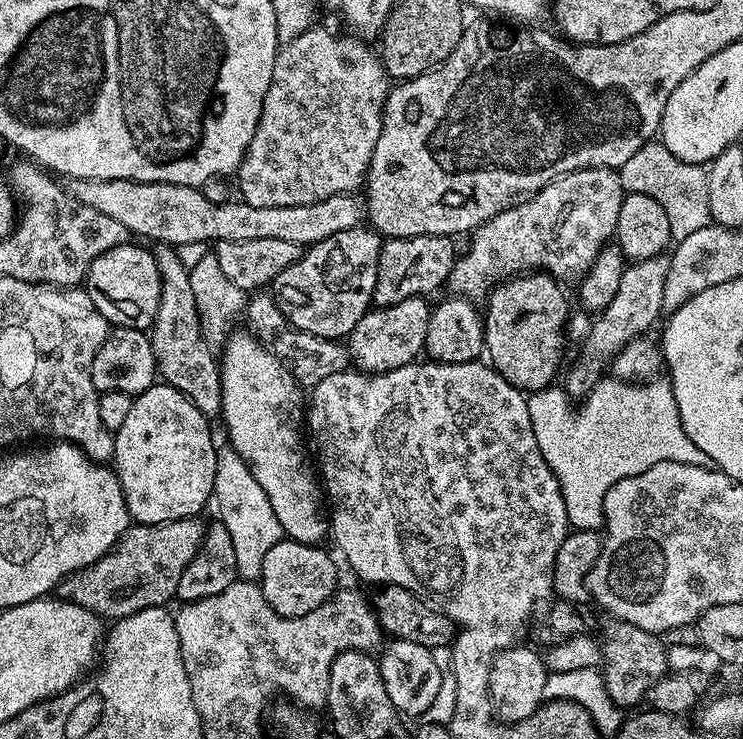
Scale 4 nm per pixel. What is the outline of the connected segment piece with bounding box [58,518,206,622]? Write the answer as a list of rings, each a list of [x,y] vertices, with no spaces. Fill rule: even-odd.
[[[189,518],[165,524],[133,523],[102,558],[60,581],[59,599],[74,602],[108,622],[138,614],[138,610],[167,605],[167,600],[176,596],[182,570],[186,570],[200,548],[206,527],[202,521]]]

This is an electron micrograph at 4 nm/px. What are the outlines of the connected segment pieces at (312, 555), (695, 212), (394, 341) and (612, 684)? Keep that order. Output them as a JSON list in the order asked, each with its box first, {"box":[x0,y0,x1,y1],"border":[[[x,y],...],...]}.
[{"box":[258,538,337,616],"border":[[[285,538],[266,550],[258,583],[266,602],[270,602],[275,612],[283,616],[305,616],[310,610],[322,606],[337,591],[336,564],[322,549],[315,544],[299,544]]]},{"box":[620,142,713,241],"border":[[[663,142],[644,144],[638,154],[625,162],[620,169],[620,184],[625,193],[637,192],[650,194],[666,210],[666,219],[670,222],[673,241],[686,238],[686,234],[694,234],[694,230],[702,230],[702,226],[713,223],[708,205],[708,173],[701,165],[682,162]]]},{"box":[346,296,432,374],"border":[[[423,296],[406,298],[406,302],[398,302],[385,308],[373,307],[354,326],[352,333],[346,337],[346,347],[351,363],[365,374],[389,372],[413,363],[416,355],[424,352],[426,342],[426,326],[430,326],[432,308]]]},{"box":[602,620,668,710],"border":[[[625,620],[607,621],[602,639],[602,675],[610,698],[621,710],[645,703],[648,692],[668,672],[668,650],[659,635],[647,632]]]}]

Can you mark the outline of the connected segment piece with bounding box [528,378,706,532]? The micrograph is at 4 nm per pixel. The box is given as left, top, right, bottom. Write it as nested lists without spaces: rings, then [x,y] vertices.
[[[602,378],[579,401],[577,412],[571,403],[560,386],[549,386],[528,396],[530,426],[534,426],[538,450],[558,478],[568,523],[577,532],[603,529],[606,490],[614,482],[642,474],[642,470],[650,470],[658,462],[706,464],[702,450],[682,430],[678,402],[667,379],[629,382]]]

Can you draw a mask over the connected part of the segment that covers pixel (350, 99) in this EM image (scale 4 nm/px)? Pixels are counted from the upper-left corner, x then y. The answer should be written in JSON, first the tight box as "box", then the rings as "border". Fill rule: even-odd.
{"box":[238,26,390,207],"border":[[[313,26],[306,29],[298,38],[285,40],[276,49],[274,58],[274,74],[270,82],[270,90],[266,90],[266,98],[262,102],[262,114],[258,126],[254,130],[254,138],[250,138],[250,146],[244,155],[244,161],[240,163],[238,179],[240,179],[240,192],[242,200],[256,207],[274,206],[306,206],[314,202],[322,202],[322,198],[330,198],[339,192],[349,194],[357,191],[356,187],[365,183],[368,167],[374,154],[374,146],[378,142],[378,134],[382,130],[382,118],[384,117],[384,103],[390,91],[390,77],[384,71],[379,55],[367,48],[367,43],[359,39],[339,40],[332,32],[324,28]]]}

